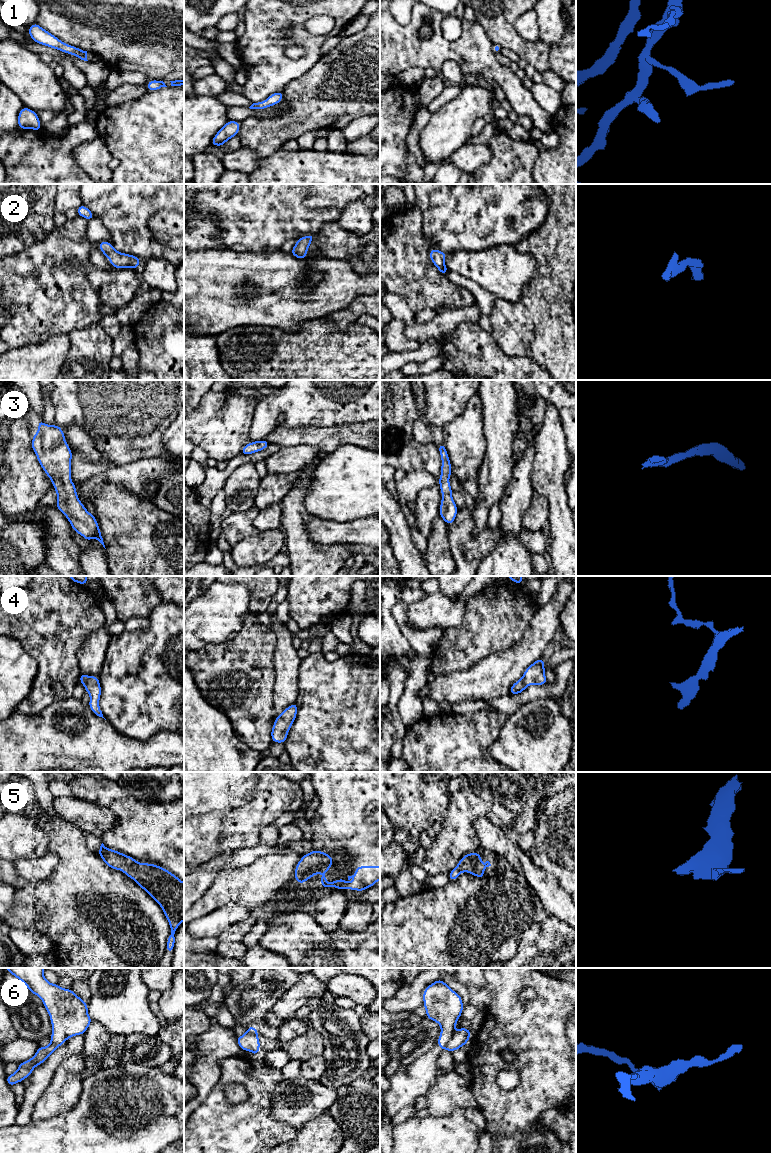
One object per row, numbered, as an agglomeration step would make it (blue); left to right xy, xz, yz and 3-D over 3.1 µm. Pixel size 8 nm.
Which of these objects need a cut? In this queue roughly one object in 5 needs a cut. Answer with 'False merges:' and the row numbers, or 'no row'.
False merges: 6

